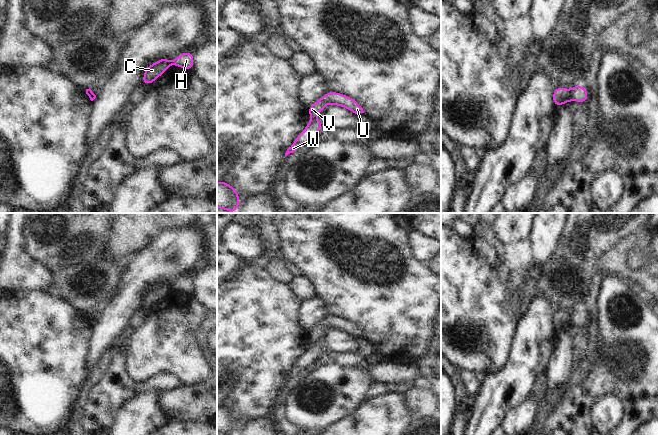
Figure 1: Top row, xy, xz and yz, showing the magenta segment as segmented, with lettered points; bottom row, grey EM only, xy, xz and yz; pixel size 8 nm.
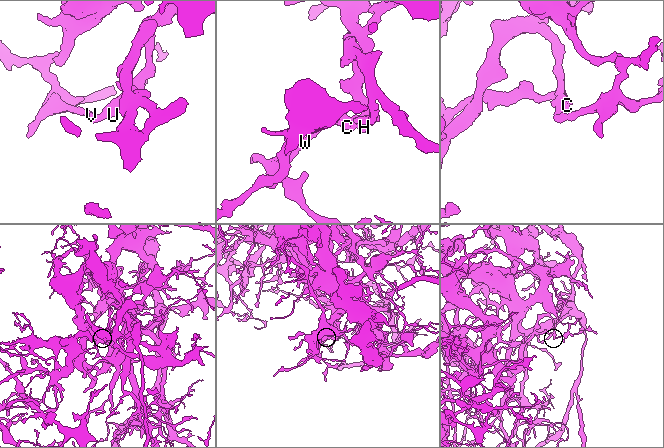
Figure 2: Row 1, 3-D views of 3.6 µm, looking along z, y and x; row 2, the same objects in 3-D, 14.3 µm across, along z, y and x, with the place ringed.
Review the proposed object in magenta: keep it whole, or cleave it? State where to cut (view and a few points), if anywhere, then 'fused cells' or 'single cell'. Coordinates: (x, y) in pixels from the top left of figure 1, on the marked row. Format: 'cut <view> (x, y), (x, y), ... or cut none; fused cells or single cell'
cut yz (569, 90), (570, 100); fused cells

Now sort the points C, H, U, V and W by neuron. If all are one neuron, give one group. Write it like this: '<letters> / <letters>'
C U V / H W

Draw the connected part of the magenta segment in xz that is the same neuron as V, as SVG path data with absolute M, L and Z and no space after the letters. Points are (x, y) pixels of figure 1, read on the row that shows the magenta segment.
M326 92L317 102L311 104L308 107L310 120L316 118L316 116L324 110L327 104L337 105L350 110L351 112L364 113L363 108L352 98L341 94L339 92Z

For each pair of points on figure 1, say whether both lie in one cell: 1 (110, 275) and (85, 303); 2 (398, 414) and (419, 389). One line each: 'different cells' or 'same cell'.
1: same cell
2: different cells

